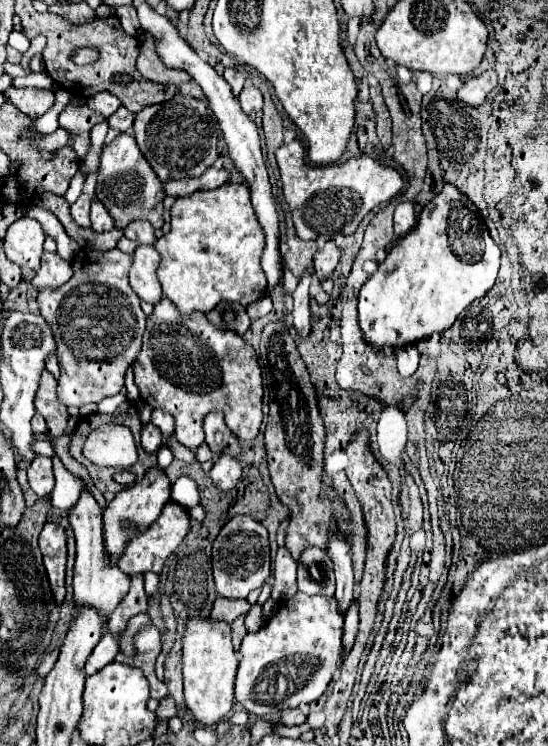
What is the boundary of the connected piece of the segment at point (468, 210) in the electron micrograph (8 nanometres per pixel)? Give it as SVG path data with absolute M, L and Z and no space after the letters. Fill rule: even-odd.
M443 186L441 194L431 202L431 210L419 214L415 228L389 248L387 258L379 264L377 272L363 284L359 292L359 326L365 340L375 348L397 348L451 328L457 316L495 284L499 256L501 250L489 236L479 208L455 186Z

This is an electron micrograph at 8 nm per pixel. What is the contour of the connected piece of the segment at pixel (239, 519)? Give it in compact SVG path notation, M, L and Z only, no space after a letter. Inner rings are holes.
M247 514L233 516L213 542L213 576L217 592L225 598L247 598L251 590L261 588L271 576L267 528Z

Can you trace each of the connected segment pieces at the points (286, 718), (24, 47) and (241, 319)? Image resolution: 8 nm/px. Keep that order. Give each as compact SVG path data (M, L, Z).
M287 708L287 710L281 712L281 720L279 720L279 724L291 728L291 726L301 726L305 720L307 720L307 718L301 714L301 710L297 710L297 708L291 710L291 708Z
M13 30L13 32L9 34L9 46L13 46L15 50L19 50L21 54L25 54L25 52L29 50L29 46L31 46L31 40L29 40L23 32Z
M223 302L223 304L217 304L211 312L205 314L207 320L217 326L217 328L223 328L223 330L233 330L237 332L239 336L243 336L247 330L249 330L249 316L245 312L245 308L241 304L235 304L235 302Z

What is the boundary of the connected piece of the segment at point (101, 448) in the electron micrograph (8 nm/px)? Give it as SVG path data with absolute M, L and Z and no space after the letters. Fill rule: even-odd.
M114 423L103 425L87 436L83 456L97 466L114 469L129 468L138 460L131 430Z

